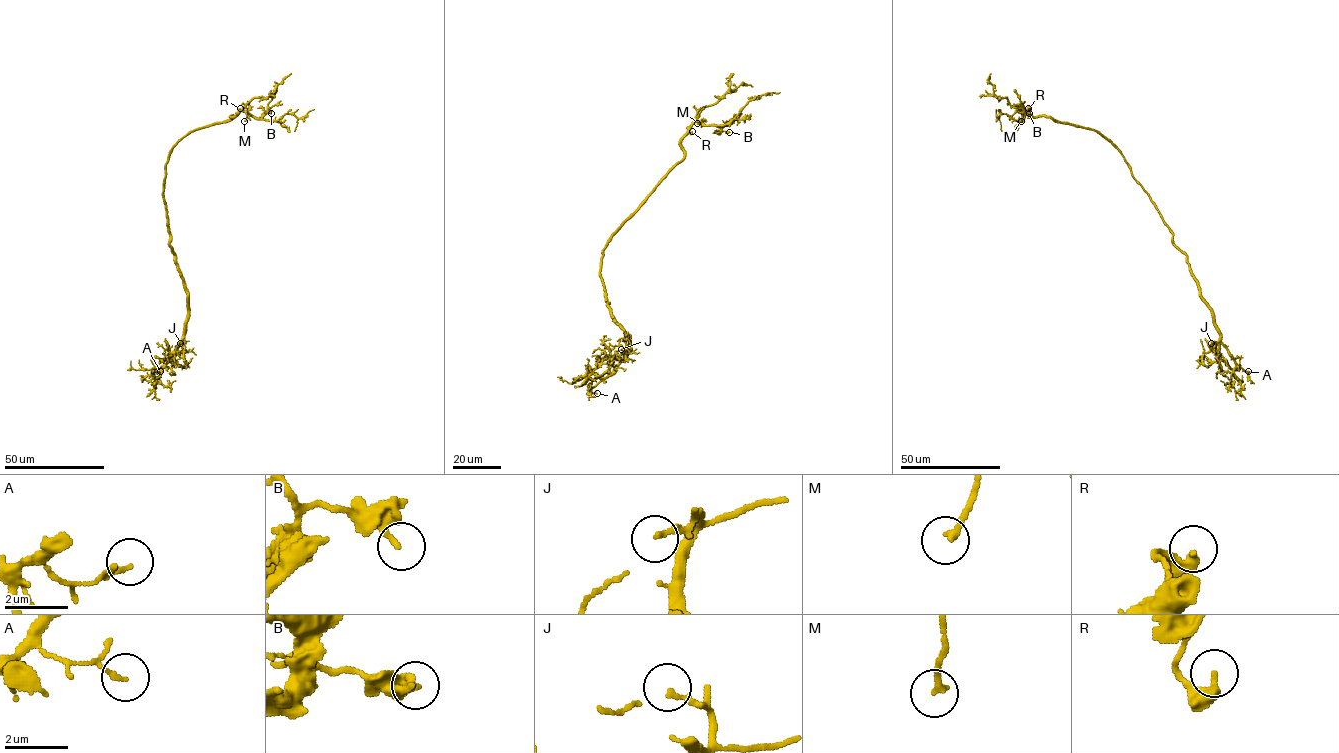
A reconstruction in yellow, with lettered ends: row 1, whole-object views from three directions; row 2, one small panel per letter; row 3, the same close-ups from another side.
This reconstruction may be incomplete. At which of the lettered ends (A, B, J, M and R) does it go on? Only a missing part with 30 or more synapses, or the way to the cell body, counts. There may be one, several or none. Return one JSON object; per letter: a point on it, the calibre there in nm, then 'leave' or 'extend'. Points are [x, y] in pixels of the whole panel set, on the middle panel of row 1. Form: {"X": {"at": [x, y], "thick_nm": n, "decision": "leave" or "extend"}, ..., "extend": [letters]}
{"A": {"at": [597, 393], "thick_nm": 130, "decision": "leave"}, "B": {"at": [729, 132], "thick_nm": 200, "decision": "leave"}, "J": {"at": [621, 349], "thick_nm": 190, "decision": "leave"}, "M": {"at": [697, 123], "thick_nm": 240, "decision": "extend"}, "R": {"at": [692, 131], "thick_nm": 320, "decision": "leave"}, "extend": ["M"]}

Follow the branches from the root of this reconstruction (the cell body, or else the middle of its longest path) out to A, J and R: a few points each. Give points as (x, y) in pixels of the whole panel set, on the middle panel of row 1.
A: (600, 268), (607, 308), (628, 335), (629, 350), (615, 369), (590, 390), (597, 393)
J: (600, 268), (607, 308), (628, 335), (629, 350), (625, 359), (621, 349)
R: (600, 268), (607, 240), (683, 158), (681, 138), (690, 128), (692, 131)

